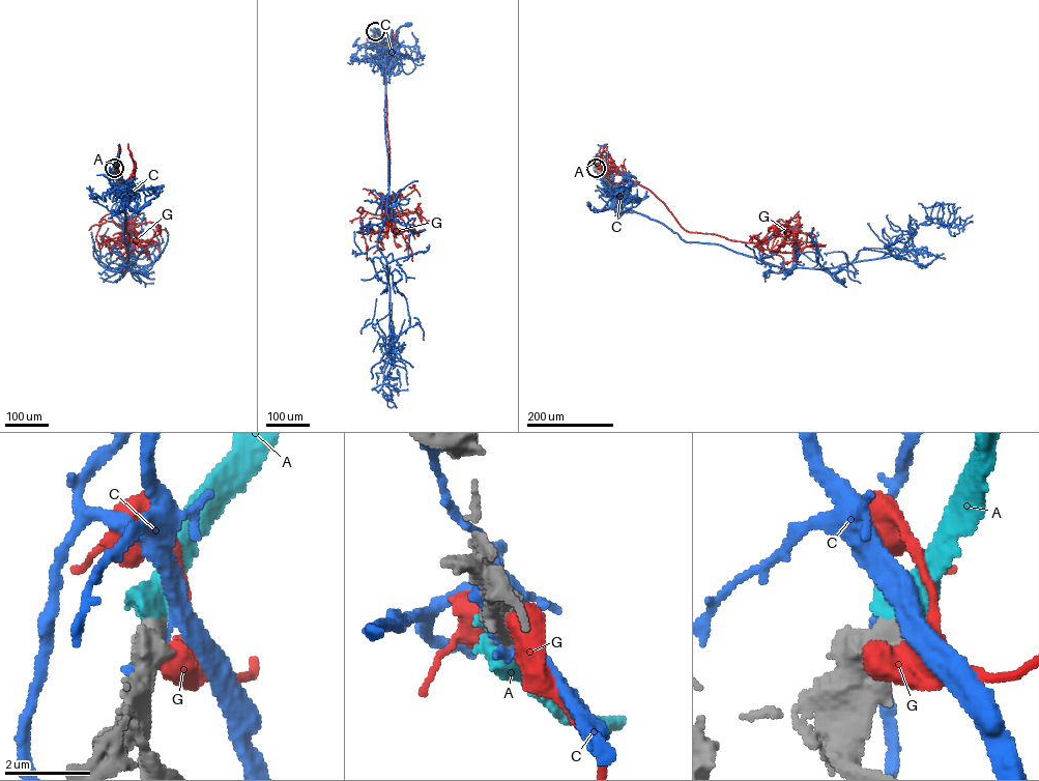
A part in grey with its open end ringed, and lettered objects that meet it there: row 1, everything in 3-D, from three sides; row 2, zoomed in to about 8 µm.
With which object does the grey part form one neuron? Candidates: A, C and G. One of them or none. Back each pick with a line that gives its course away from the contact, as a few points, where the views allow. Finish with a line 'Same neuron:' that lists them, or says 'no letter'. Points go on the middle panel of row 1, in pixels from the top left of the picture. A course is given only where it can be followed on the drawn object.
Same neuron: A

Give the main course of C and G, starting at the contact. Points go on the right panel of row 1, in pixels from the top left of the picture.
C: (596, 169), (614, 194), (598, 211), (590, 209), (588, 204)
G: (596, 169), (628, 173), (630, 181), (650, 190), (690, 232), (756, 242), (790, 227), (797, 239), (825, 247)

